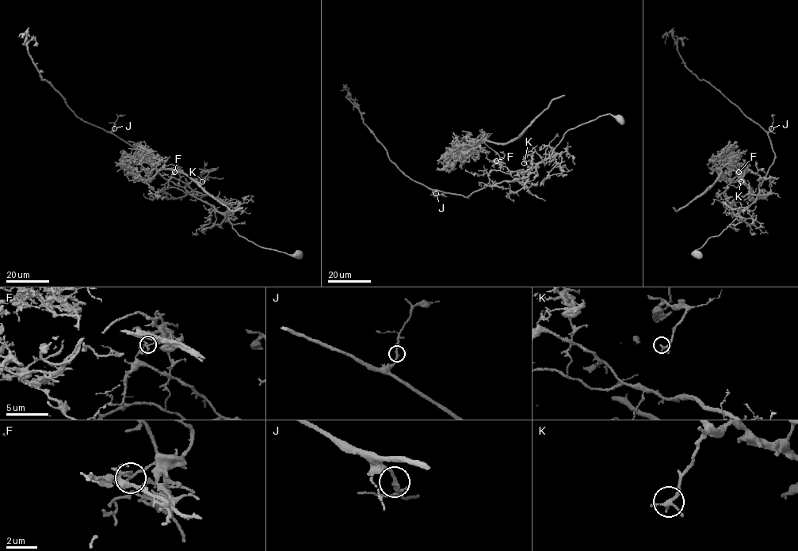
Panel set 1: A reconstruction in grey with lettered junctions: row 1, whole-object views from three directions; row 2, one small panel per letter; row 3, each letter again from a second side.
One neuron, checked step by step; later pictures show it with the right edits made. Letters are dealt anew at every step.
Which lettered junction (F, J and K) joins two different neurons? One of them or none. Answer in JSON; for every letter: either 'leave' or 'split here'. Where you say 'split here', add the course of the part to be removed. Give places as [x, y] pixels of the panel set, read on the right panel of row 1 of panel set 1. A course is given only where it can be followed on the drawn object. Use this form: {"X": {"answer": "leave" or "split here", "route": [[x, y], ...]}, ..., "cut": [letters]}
{"F": {"answer": "split here", "route": [[738, 172], [732, 165], [726, 165], [719, 169], [721, 171], [719, 177], [702, 193], [677, 210], [673, 207]]}, "J": {"answer": "leave"}, "K": {"answer": "leave"}, "cut": ["F"]}

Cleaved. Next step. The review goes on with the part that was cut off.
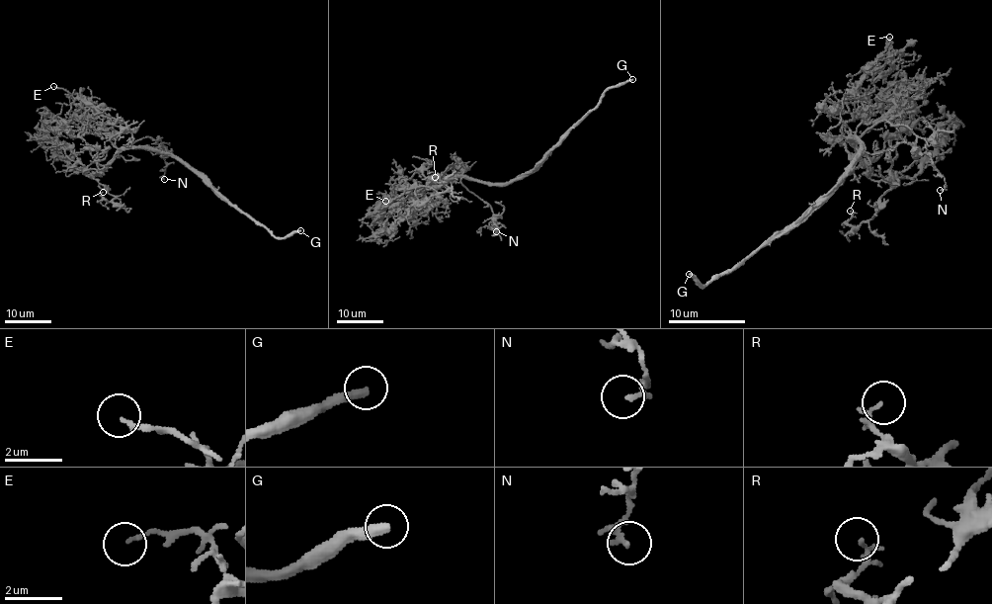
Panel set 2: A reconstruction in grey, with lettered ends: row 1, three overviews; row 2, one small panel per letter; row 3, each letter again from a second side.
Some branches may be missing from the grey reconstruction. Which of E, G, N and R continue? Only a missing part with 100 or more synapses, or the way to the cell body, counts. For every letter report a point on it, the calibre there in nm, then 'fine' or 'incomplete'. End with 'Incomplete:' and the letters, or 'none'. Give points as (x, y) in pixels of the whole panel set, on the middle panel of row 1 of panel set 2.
E: place (385, 201); calibre 130 nm; fine
G: place (632, 79); calibre 360 nm; incomplete
N: place (496, 231); calibre 150 nm; fine
R: place (435, 177); calibre 110 nm; fine
Incomplete: G

